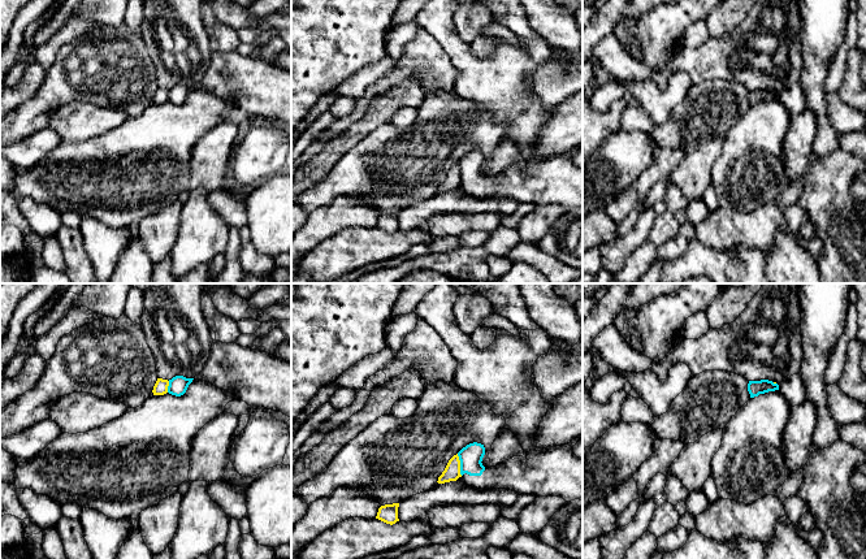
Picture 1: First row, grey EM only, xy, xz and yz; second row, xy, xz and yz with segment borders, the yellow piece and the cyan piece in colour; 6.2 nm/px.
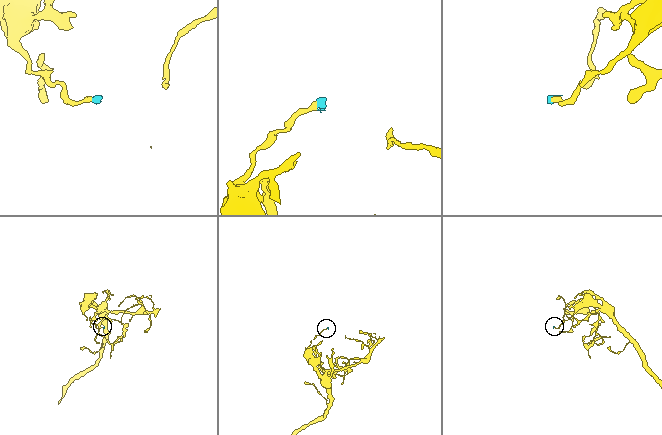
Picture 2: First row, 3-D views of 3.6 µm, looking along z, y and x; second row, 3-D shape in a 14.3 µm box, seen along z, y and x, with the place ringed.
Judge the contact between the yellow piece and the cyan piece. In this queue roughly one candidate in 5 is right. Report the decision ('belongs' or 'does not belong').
does not belong

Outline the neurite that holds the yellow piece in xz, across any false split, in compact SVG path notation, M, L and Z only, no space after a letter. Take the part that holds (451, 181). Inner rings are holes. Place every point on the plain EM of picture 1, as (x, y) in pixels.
M456 162L449 169L445 179L438 186L437 191L445 192L445 191L450 191L450 190L456 190L459 186L462 186L462 183L460 183L460 169L459 169L459 165Z

